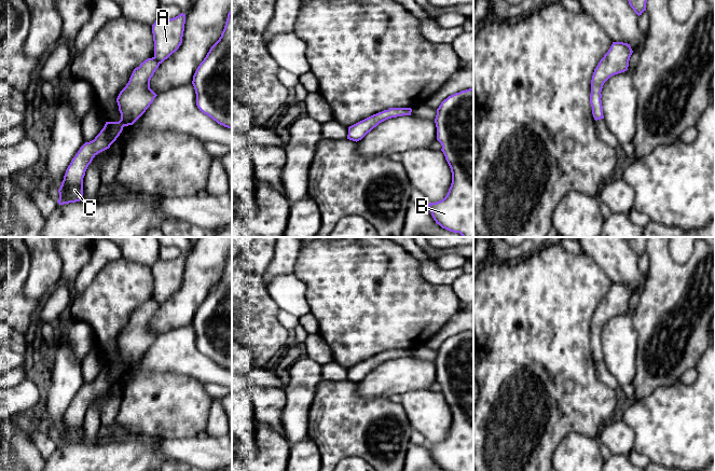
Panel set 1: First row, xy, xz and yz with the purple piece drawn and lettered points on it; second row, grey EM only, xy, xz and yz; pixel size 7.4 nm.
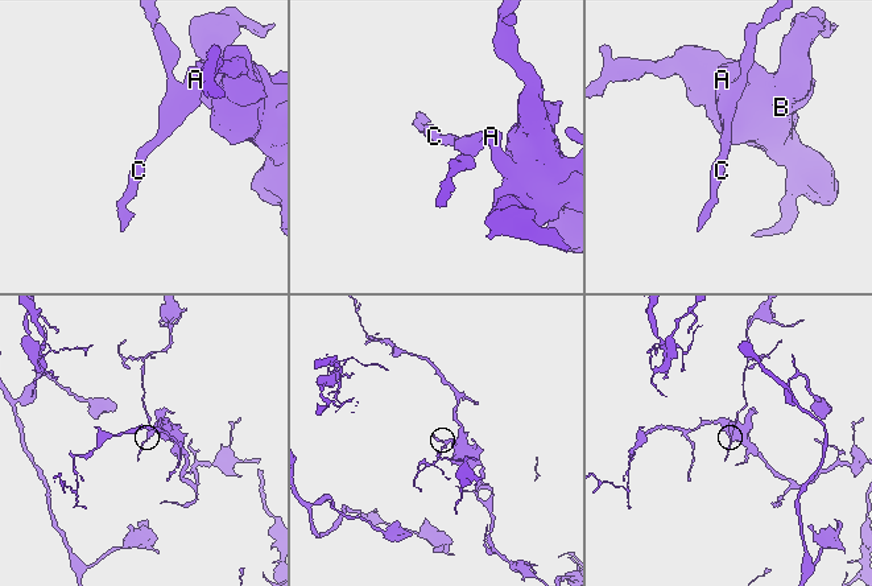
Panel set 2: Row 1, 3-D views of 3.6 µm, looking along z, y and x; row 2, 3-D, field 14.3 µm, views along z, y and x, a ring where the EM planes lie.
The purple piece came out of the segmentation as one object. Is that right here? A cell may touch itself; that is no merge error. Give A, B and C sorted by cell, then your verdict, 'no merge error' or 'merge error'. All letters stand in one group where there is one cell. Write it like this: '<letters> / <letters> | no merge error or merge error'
A B / C | merge error

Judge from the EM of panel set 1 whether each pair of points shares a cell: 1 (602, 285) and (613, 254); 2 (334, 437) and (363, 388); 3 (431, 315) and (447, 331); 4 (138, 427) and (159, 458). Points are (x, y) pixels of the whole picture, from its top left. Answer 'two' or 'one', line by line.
1: two
2: two
3: two
4: two

